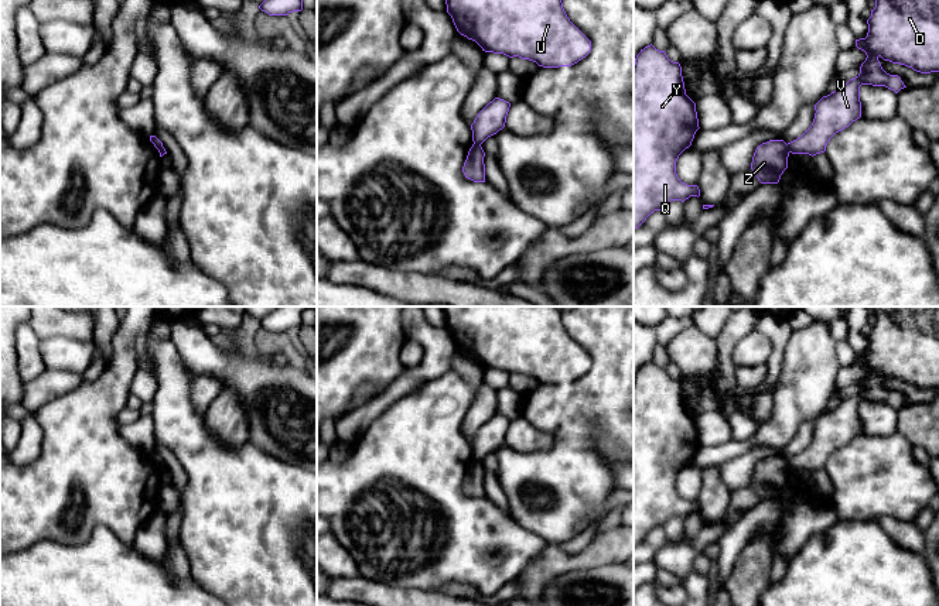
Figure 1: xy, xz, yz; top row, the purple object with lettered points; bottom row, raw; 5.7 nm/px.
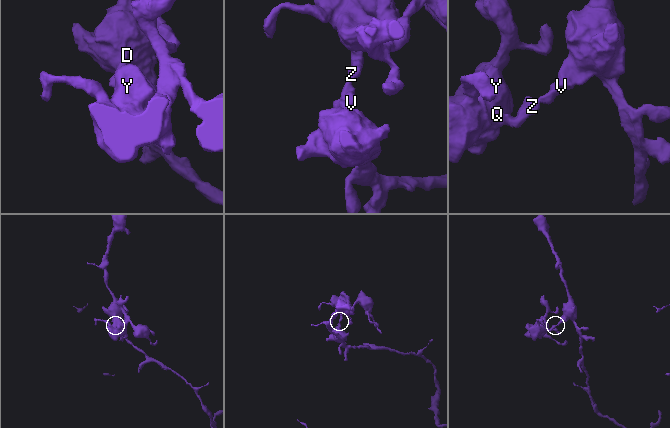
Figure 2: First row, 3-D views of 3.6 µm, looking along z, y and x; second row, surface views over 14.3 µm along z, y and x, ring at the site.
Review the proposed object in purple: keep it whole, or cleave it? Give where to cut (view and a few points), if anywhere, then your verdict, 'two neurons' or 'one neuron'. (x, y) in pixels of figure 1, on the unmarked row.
cut yz (786, 461), (789, 468); two neurons

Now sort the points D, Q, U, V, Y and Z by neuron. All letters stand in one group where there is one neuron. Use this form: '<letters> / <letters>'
D V / Q U Y Z

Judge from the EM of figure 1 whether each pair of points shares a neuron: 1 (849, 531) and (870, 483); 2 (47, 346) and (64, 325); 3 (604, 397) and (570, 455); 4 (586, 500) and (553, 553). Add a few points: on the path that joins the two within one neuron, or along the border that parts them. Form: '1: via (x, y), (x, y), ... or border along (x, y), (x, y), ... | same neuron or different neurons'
1: border along (839, 519), (873, 521) | different neurons
2: border along (40, 339), (71, 336), (88, 342) | different neurons
3: border along (557, 427), (588, 420), (598, 452) | different neurons
4: border along (547, 543), (555, 544) | different neurons

